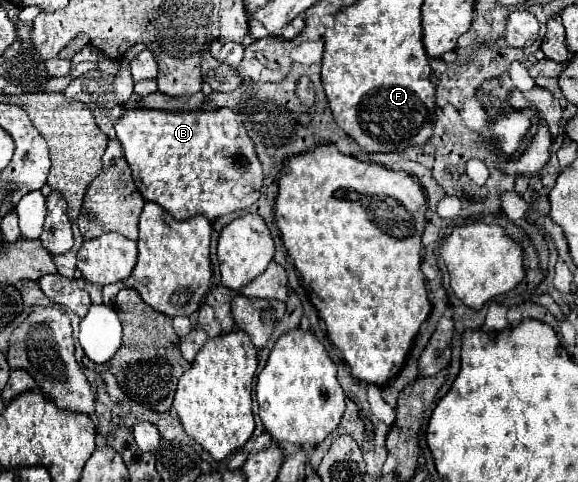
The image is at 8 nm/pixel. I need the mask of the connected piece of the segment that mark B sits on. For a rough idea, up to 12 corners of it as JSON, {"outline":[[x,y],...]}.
{"outline":[[133,108],[115,132],[175,220],[259,200],[239,114]]}

